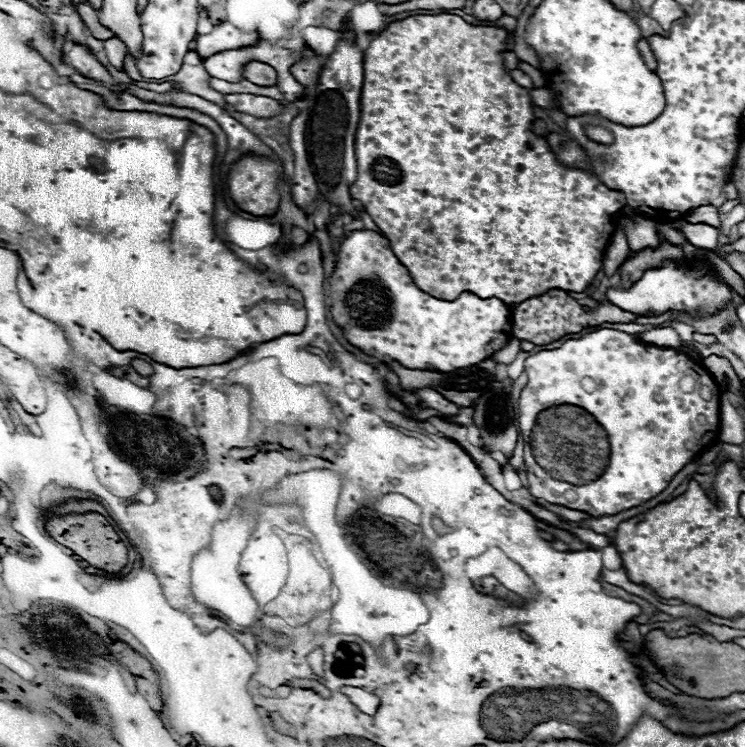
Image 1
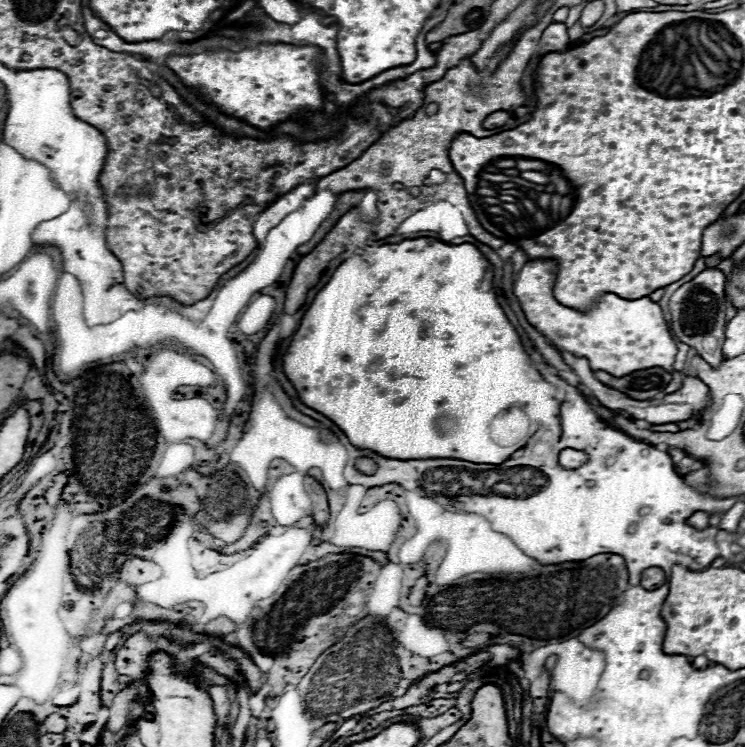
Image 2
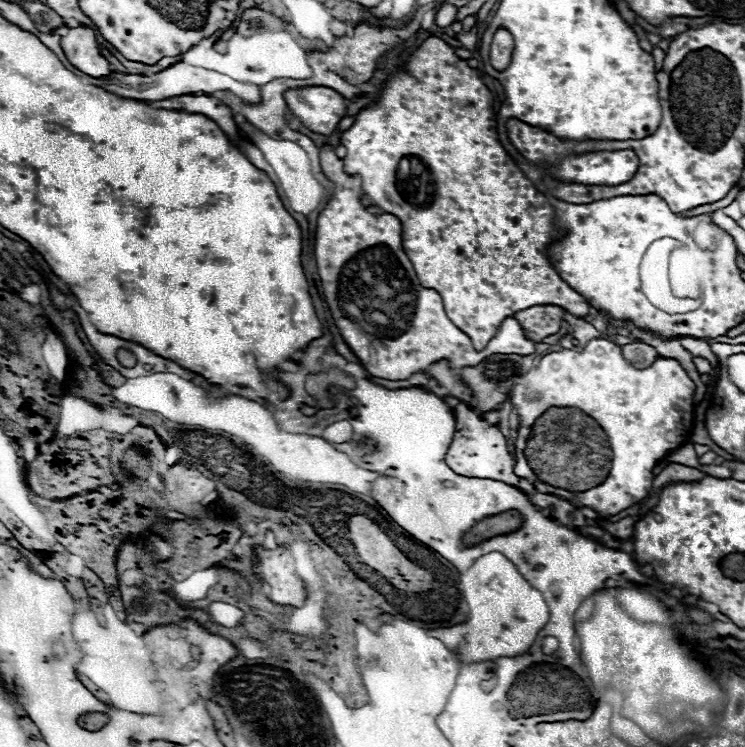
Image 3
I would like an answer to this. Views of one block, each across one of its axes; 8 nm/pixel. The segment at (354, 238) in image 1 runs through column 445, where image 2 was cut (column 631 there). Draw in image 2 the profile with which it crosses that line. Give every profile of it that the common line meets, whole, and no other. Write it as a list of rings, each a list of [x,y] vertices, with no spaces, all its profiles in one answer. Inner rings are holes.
[[[528,260],[518,272],[514,282],[514,294],[528,322],[540,330],[556,348],[566,350],[576,356],[584,356],[590,368],[604,370],[612,376],[624,376],[632,370],[642,370],[644,366],[664,366],[672,372],[676,344],[670,336],[662,310],[648,296],[638,300],[624,300],[612,292],[600,294],[600,298],[590,306],[588,312],[560,304],[552,296],[552,286],[556,278],[556,260]]]

